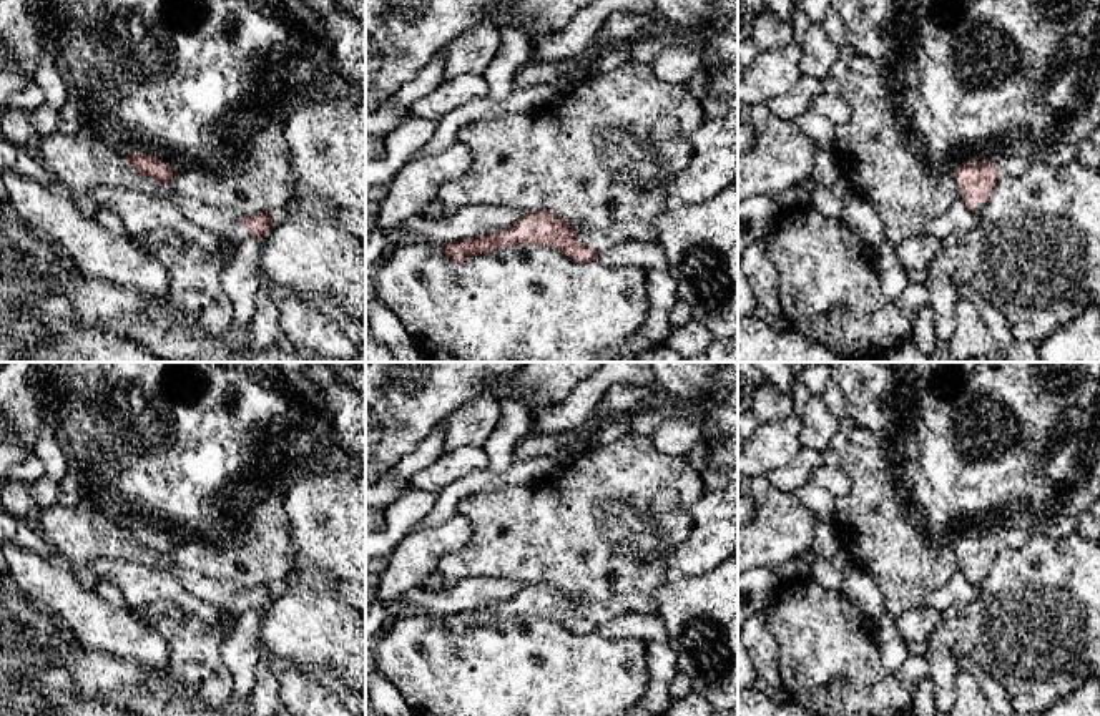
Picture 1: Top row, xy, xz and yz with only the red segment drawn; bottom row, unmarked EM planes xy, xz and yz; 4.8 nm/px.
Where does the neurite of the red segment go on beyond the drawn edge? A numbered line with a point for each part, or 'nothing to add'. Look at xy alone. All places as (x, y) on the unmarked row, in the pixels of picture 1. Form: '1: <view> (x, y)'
1: xy (225, 595)

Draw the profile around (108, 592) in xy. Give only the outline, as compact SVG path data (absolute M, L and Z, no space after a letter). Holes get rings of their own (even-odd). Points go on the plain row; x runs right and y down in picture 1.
M98 578L98 593L101 595L105 601L108 601L111 606L118 610L126 606L126 601L123 595L120 593L120 590L113 583L103 578Z

